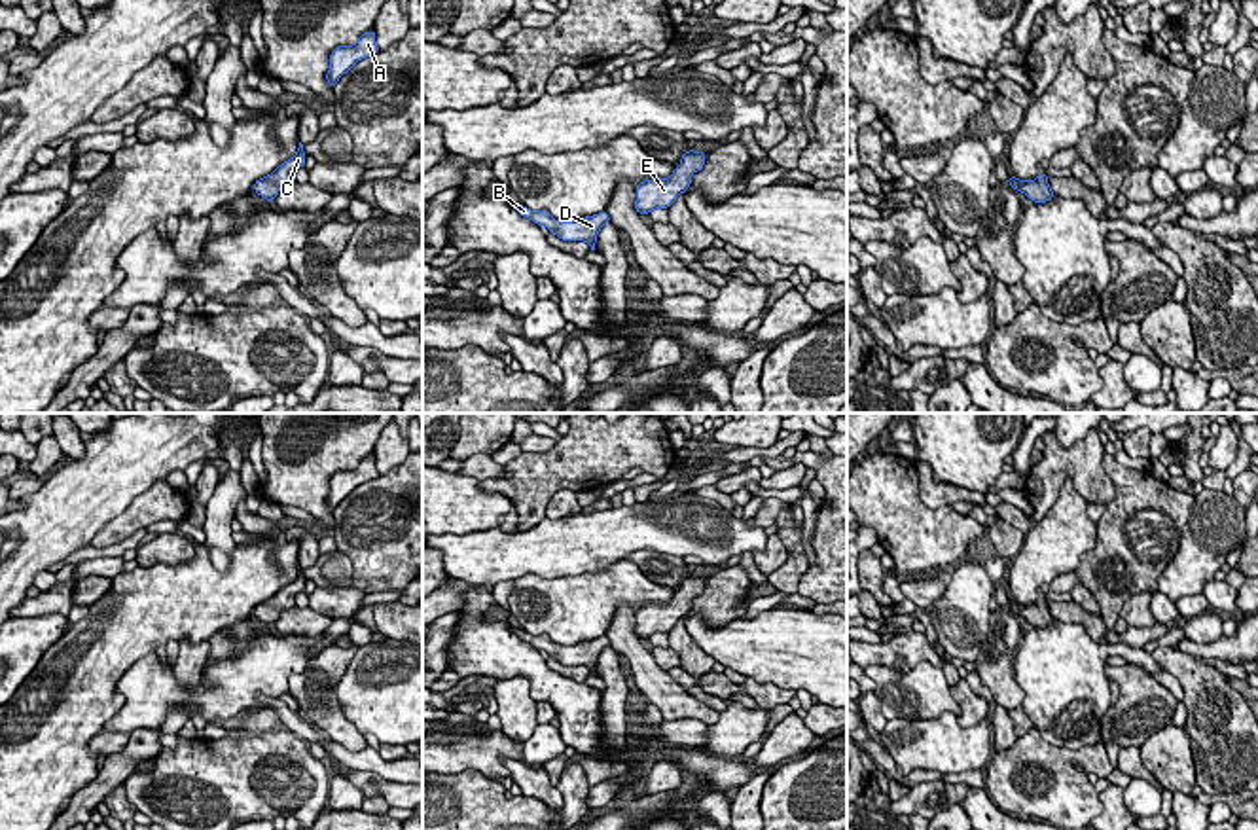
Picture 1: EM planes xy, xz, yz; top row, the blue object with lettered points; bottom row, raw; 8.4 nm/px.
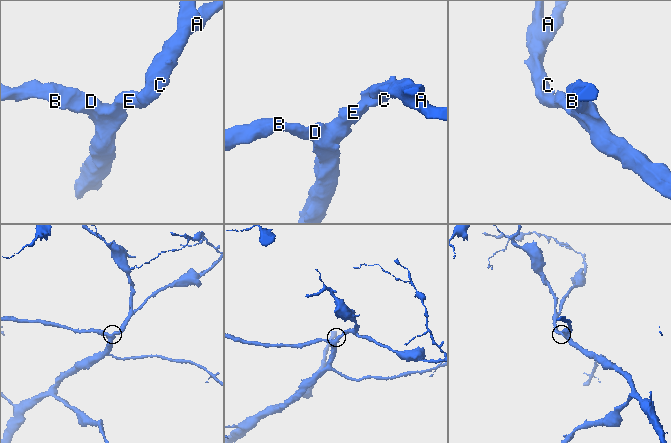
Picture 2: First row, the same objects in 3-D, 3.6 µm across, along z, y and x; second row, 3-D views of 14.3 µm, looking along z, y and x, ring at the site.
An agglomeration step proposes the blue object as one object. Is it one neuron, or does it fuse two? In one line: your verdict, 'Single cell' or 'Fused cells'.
Single cell

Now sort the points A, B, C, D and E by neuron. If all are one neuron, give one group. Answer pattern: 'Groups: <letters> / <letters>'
Groups: A B C D E

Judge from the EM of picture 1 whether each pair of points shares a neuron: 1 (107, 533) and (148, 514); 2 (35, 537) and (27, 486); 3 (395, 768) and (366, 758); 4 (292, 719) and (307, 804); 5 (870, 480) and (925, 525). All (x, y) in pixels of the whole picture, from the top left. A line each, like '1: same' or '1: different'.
1: same
2: different
3: same
4: different
5: same

